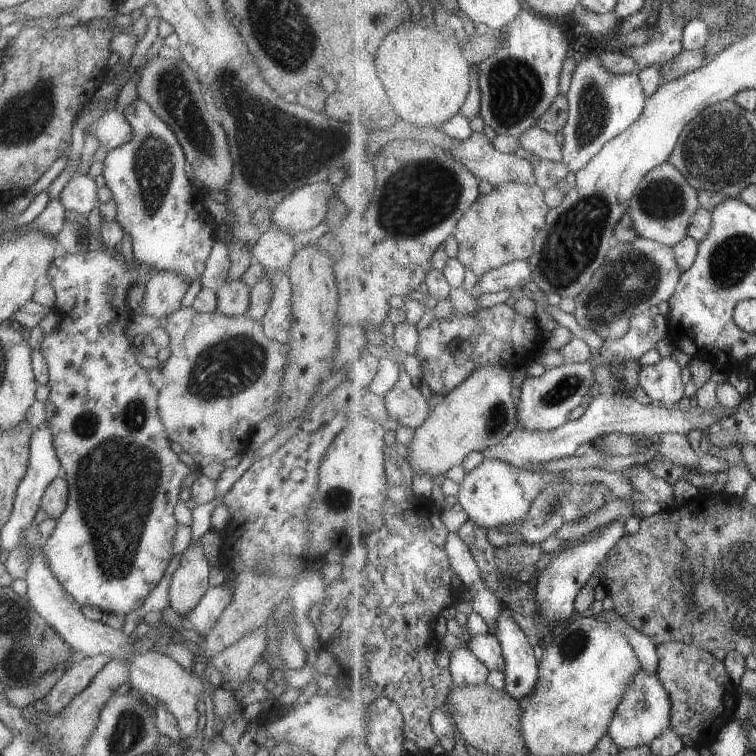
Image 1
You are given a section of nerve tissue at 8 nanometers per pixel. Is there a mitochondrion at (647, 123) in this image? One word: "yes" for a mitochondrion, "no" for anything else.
no

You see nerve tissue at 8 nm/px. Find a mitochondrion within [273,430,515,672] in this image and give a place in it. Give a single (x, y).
(336, 500)

